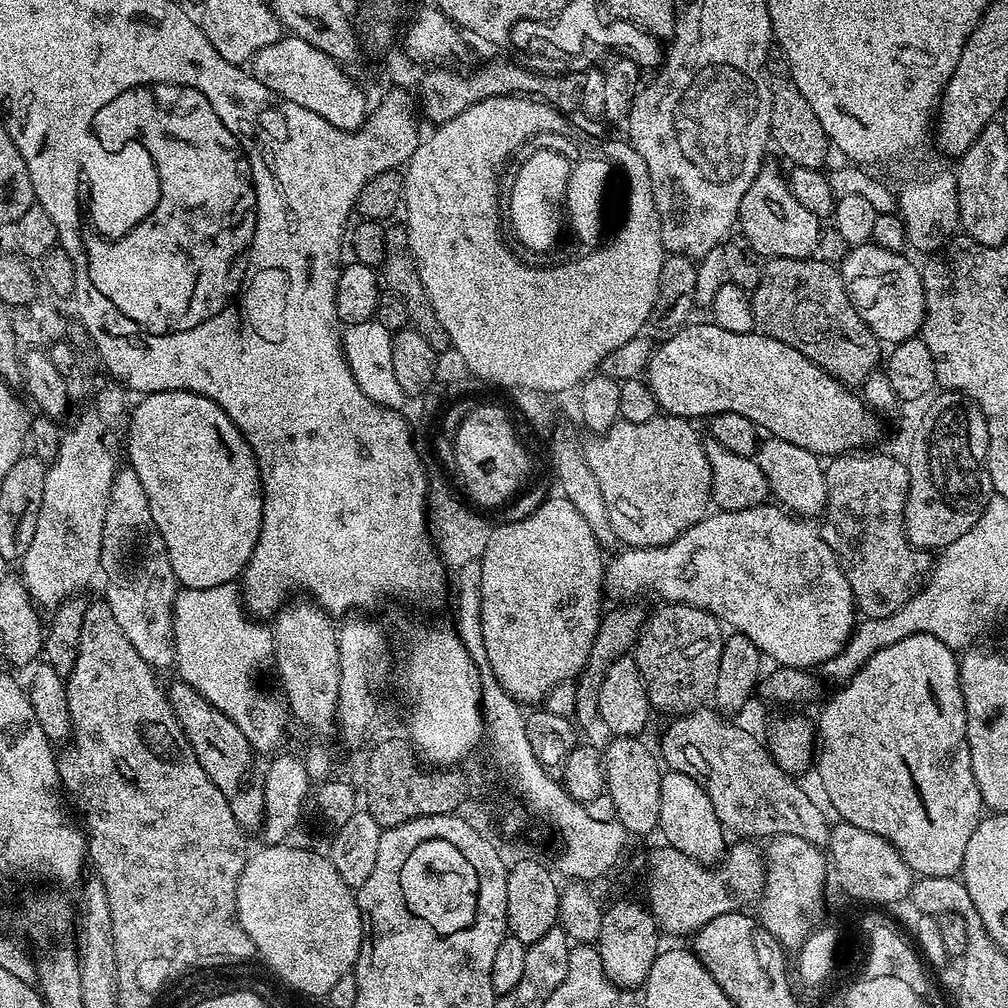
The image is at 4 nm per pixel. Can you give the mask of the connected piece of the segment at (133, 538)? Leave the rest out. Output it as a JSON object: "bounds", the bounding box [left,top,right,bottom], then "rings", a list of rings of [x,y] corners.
{"bounds":[100,465,180,669],"rings":[[[131,465],[116,471],[111,484],[106,522],[103,523],[100,569],[106,580],[106,603],[118,626],[139,656],[153,669],[170,668],[175,663],[173,650],[173,602],[180,585],[176,581],[161,531],[150,513],[149,499],[137,472]]]}

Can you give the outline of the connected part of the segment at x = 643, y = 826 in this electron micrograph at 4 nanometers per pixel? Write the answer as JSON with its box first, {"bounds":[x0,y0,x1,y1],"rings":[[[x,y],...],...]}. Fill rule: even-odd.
{"bounds":[602,737,662,834],"rings":[[[613,737],[602,754],[605,791],[614,803],[616,819],[629,833],[646,834],[657,829],[660,814],[662,766],[655,754],[639,737]]]}

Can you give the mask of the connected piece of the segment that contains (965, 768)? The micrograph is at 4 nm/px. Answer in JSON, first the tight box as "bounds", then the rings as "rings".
{"bounds":[814,634,985,877],"rings":[[[910,634],[910,638],[902,638],[902,642],[894,642],[894,646],[878,650],[878,654],[874,654],[870,662],[862,666],[862,670],[858,670],[843,686],[837,688],[840,689],[832,697],[829,695],[823,701],[825,704],[820,712],[820,728],[818,724],[818,755],[814,760],[814,772],[816,768],[817,774],[820,775],[820,784],[824,787],[833,810],[840,815],[837,817],[845,824],[858,826],[858,830],[870,830],[870,834],[878,834],[889,840],[917,877],[956,876],[963,869],[970,834],[974,834],[974,830],[980,825],[982,813],[985,811],[984,799],[978,790],[978,782],[974,778],[970,762],[966,710],[964,695],[960,689],[957,653],[948,648],[946,642],[934,638],[934,634]]]}

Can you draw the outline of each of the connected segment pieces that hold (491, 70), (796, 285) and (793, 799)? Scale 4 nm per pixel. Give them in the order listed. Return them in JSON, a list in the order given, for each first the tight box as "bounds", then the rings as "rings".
[{"bounds":[419,64,569,126],"rings":[[[484,64],[469,80],[464,80],[462,73],[451,72],[452,70],[448,66],[436,66],[425,71],[428,73],[420,80],[419,107],[422,109],[423,115],[425,117],[428,115],[433,120],[431,123],[436,126],[450,122],[450,118],[462,114],[462,110],[491,96],[531,94],[533,97],[543,98],[547,103],[561,110],[569,107],[563,82],[553,83],[546,78],[539,80],[540,76],[535,71],[527,72],[526,69],[519,68],[516,64]]]},{"bounds":[751,258,882,386],"rings":[[[772,258],[764,265],[764,273],[758,282],[756,288],[751,289],[752,297],[752,313],[756,319],[756,328],[763,332],[765,336],[773,336],[778,338],[778,342],[786,342],[786,346],[794,346],[794,350],[798,350],[802,354],[806,354],[806,358],[810,358],[810,362],[814,362],[822,370],[826,370],[826,374],[830,374],[834,379],[840,380],[843,384],[849,386],[863,385],[866,377],[877,371],[879,362],[882,360],[882,352],[880,356],[880,348],[882,349],[881,341],[877,340],[876,335],[872,333],[866,326],[866,322],[862,322],[862,318],[858,314],[858,310],[854,310],[854,306],[850,302],[850,298],[846,294],[846,286],[840,277],[840,269],[835,264],[828,264],[826,261],[819,258]]]},{"bounds":[658,709,831,847],"rings":[[[696,709],[668,722],[660,748],[658,747],[663,763],[669,769],[690,776],[704,788],[714,806],[716,816],[727,831],[734,830],[744,835],[741,837],[762,840],[782,834],[794,834],[795,837],[805,838],[812,845],[825,847],[831,832],[830,819],[828,820],[809,794],[795,781],[797,779],[791,773],[781,770],[774,762],[765,741],[750,731],[726,721],[729,719],[715,709],[706,709]]]}]

